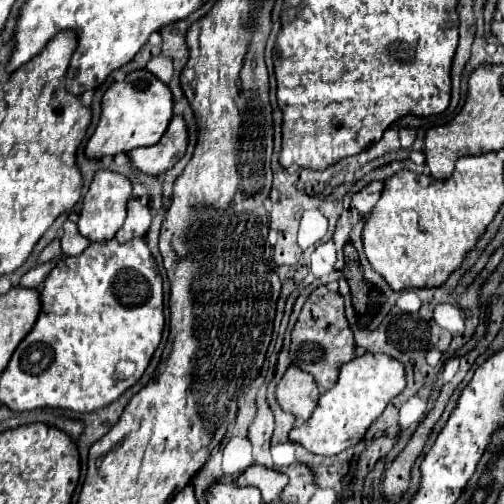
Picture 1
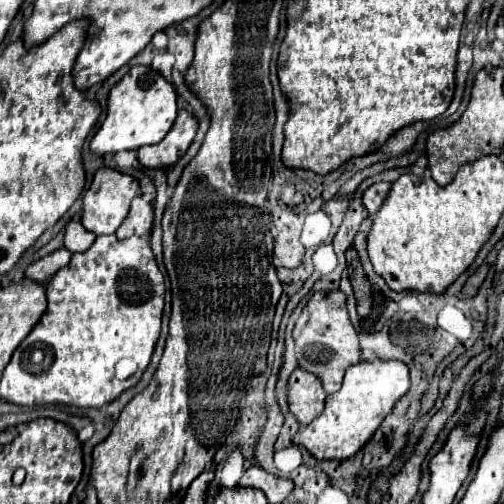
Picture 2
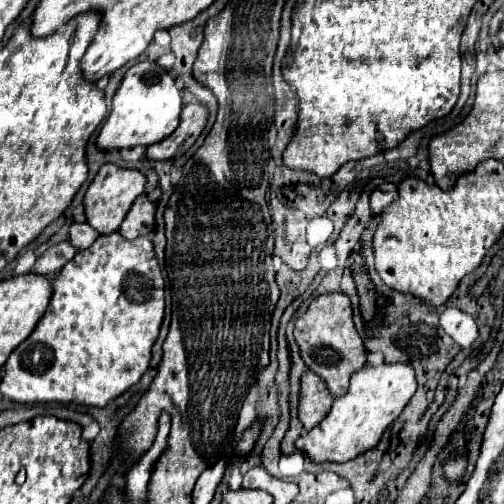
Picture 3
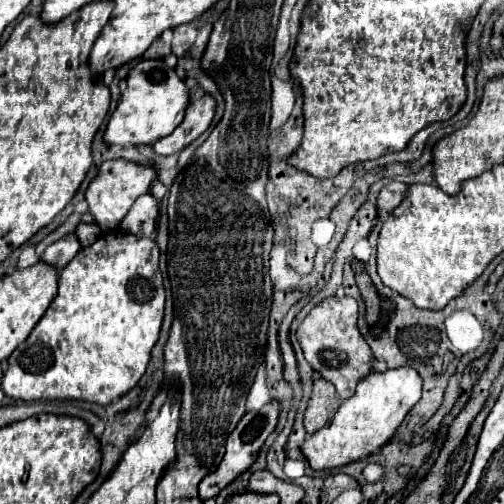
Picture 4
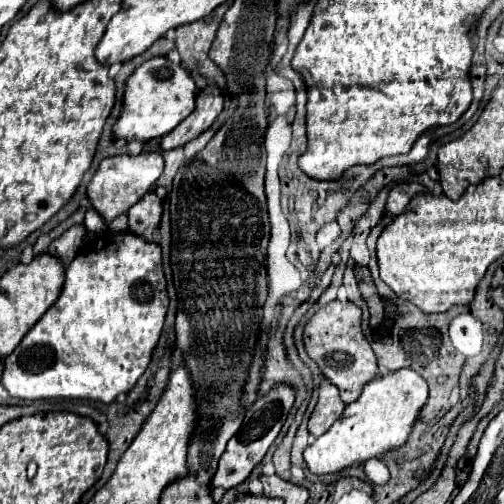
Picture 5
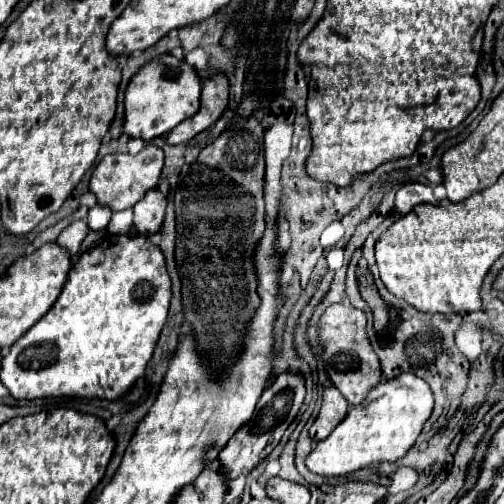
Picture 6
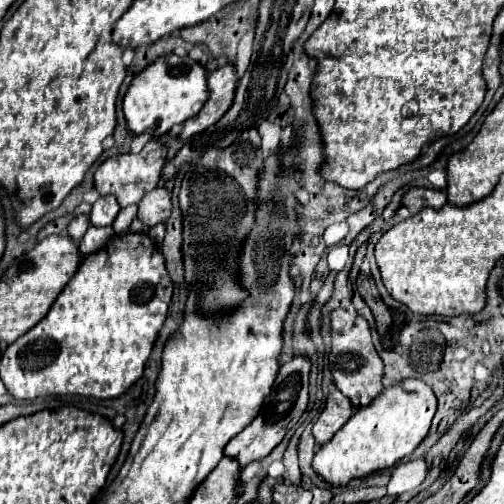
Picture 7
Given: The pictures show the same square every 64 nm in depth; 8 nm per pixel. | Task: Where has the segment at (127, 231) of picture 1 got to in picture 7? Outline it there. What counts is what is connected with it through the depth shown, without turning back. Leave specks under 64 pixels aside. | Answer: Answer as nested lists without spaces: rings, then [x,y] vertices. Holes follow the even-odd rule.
[[[154,188],[138,204],[138,218],[148,226],[166,222],[170,212],[172,212],[172,200],[166,188]]]

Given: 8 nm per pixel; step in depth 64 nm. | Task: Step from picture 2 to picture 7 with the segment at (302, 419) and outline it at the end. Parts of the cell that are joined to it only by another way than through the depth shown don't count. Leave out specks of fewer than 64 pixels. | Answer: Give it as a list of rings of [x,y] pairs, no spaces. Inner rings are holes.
[[[332,392],[326,400],[326,408],[320,414],[318,422],[312,428],[312,436],[318,442],[318,446],[332,440],[332,436],[348,422],[348,416],[352,416],[354,408],[352,402],[342,392]]]

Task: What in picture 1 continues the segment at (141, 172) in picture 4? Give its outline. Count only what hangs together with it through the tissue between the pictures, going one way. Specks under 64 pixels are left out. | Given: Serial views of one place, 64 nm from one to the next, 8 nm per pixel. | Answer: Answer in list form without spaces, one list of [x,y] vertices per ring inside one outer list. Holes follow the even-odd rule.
[[[98,170],[94,174],[88,194],[84,196],[84,202],[82,202],[82,212],[80,212],[80,220],[78,220],[80,234],[92,242],[102,242],[102,240],[114,238],[126,220],[126,204],[130,198],[132,198],[132,180],[128,176],[122,176],[122,174],[110,172],[110,170]]]

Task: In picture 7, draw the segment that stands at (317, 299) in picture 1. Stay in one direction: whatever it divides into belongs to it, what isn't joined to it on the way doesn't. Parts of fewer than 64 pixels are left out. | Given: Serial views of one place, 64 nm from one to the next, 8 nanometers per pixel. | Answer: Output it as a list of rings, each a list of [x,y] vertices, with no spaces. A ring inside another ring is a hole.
[[[334,310],[332,312],[332,352],[330,352],[330,370],[334,376],[334,384],[342,394],[350,398],[350,402],[358,408],[366,408],[380,390],[382,386],[382,376],[384,376],[384,362],[378,356],[372,338],[370,338],[370,326],[368,322],[358,316],[350,314],[348,310]]]

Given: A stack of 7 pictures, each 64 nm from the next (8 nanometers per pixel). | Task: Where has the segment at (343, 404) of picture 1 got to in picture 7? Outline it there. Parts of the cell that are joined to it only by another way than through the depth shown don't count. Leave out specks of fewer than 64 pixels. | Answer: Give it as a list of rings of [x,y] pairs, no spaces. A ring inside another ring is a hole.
[[[408,378],[386,388],[368,408],[356,410],[354,416],[334,434],[330,442],[314,454],[312,468],[334,488],[348,486],[352,480],[364,480],[374,472],[392,468],[398,460],[412,454],[428,436],[436,412],[436,396],[422,380]]]

